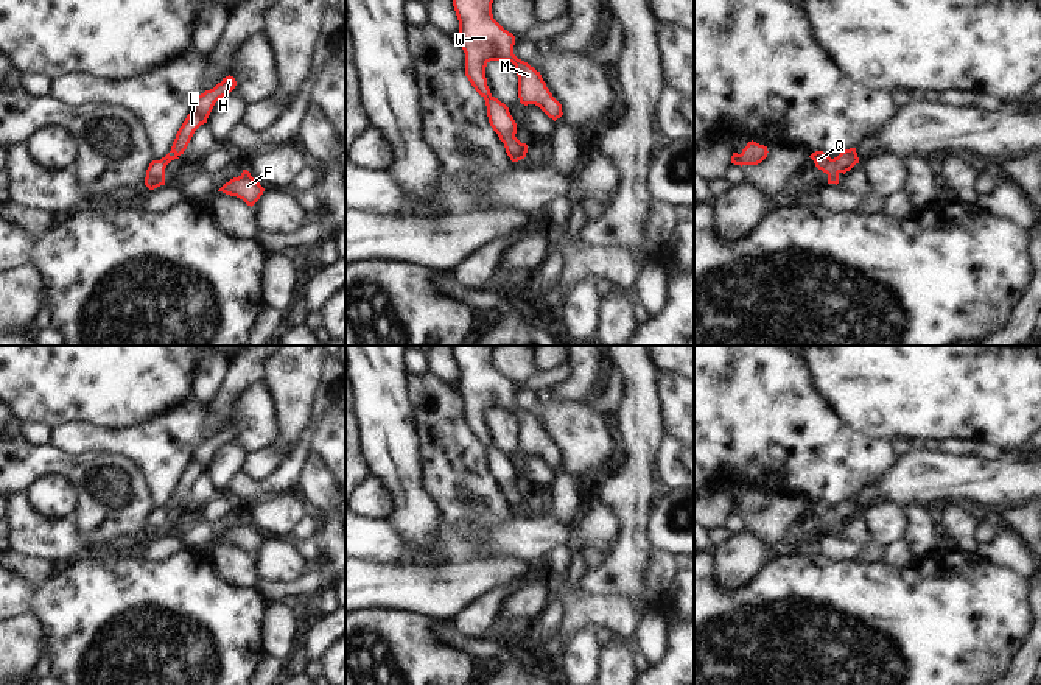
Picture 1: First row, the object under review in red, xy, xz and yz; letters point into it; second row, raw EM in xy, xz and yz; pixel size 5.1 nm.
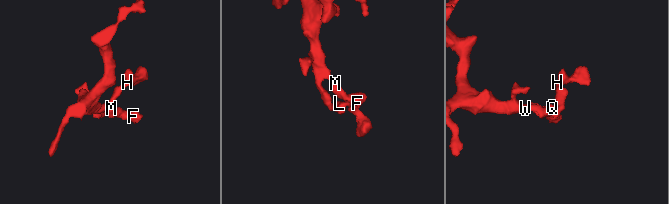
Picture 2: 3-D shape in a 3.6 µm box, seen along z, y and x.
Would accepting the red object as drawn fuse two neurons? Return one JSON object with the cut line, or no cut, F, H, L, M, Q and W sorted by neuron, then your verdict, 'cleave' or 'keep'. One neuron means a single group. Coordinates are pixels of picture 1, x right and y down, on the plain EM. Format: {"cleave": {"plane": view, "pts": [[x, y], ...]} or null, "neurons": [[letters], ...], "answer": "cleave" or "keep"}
{"cleave": null, "neurons": [["F", "H", "L", "M", "Q", "W"]], "answer": "keep"}

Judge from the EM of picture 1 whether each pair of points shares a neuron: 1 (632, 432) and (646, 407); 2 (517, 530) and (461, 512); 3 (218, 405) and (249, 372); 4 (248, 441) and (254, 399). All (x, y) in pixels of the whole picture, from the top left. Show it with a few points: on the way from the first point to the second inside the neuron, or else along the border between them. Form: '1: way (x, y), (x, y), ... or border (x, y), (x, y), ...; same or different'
1: way (638, 425), (640, 413); same
2: border (514, 516), (492, 534), (492, 545), (501, 556); different
3: way (224, 397), (241, 379); same
4: way (254, 430), (254, 410); same

